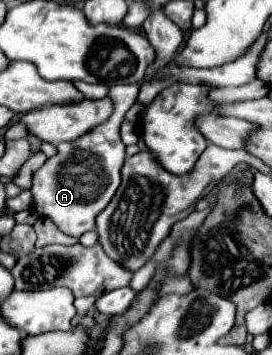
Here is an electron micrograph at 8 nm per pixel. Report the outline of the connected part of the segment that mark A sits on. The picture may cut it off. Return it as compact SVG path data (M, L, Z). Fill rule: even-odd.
M113 85L109 89L109 97L115 105L111 119L85 133L77 141L59 143L59 153L53 159L47 159L45 165L33 173L33 211L55 221L63 233L81 237L83 233L95 229L97 215L109 205L119 189L121 167L125 161L125 145L119 137L119 125L129 107L135 103L137 93L137 85Z

